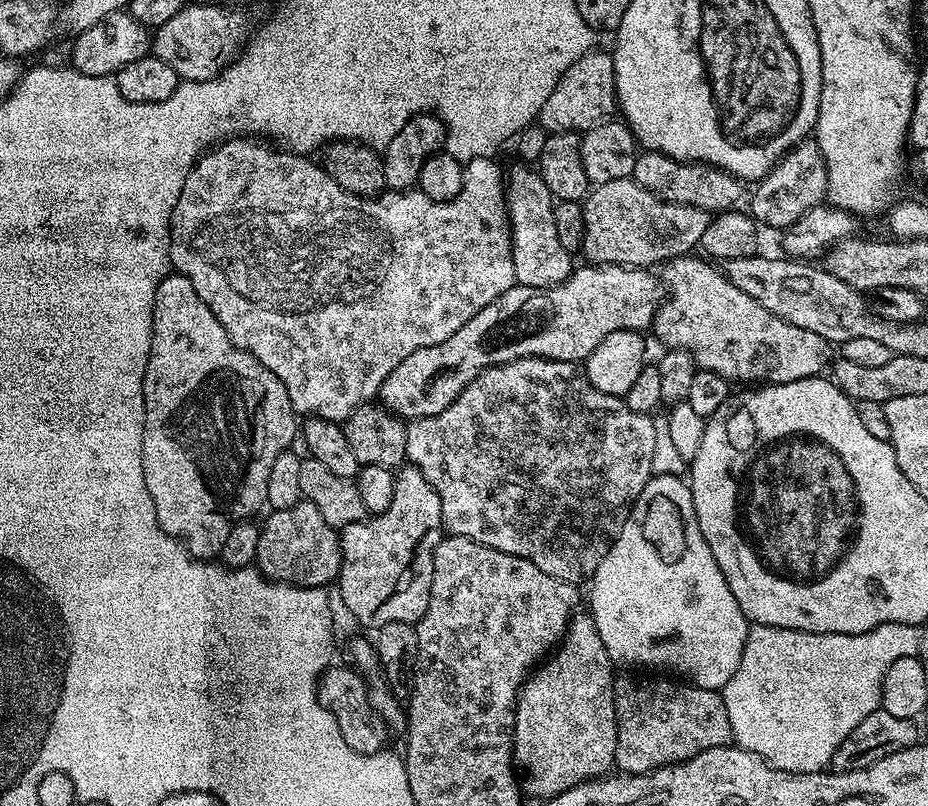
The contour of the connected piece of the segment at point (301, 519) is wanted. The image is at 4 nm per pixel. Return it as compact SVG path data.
M301 498L294 506L277 512L269 511L267 515L264 524L259 525L260 537L255 563L262 575L282 584L297 584L299 588L324 588L339 577L342 566L340 532L324 521L322 514L318 514L318 510L310 501Z

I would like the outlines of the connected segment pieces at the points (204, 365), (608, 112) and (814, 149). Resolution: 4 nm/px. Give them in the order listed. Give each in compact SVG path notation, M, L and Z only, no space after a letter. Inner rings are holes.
M169 274L165 276L164 281L156 288L154 294L154 310L152 311L152 345L150 346L150 358L146 366L146 374L144 375L144 433L142 434L142 474L146 478L146 490L152 499L154 506L154 514L158 518L158 526L167 536L172 536L180 541L193 556L197 558L216 558L219 557L222 550L222 542L226 542L226 534L230 534L232 525L237 518L252 518L252 515L266 504L266 482L270 479L270 469L274 467L274 458L278 458L278 454L289 451L293 447L292 439L298 436L298 413L292 409L290 402L290 394L286 394L286 386L282 386L282 382L270 370L266 370L266 366L262 366L262 362L258 362L258 358L254 358L250 352L244 352L238 346L234 346L234 342L226 334L226 330L222 326L222 322L218 322L218 318L214 318L214 314L210 310L210 306L206 306L206 302L202 302L202 298L198 298L198 290L194 290L194 286L190 286L190 278L179 274Z
M593 50L586 53L554 86L554 94L546 98L538 117L539 127L545 132L588 132L595 124L601 124L617 111L616 83L614 82L614 62L611 51Z
M815 139L801 140L770 171L760 179L751 189L752 208L750 215L757 225L765 229L789 228L802 214L811 208L821 207L828 194L828 179L826 178L826 162L822 158L822 150L817 146Z

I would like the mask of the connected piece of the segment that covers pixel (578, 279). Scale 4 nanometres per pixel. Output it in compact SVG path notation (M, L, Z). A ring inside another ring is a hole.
M597 264L595 266L577 267L571 276L567 276L560 284L549 288L535 288L517 284L515 288L506 290L486 310L474 314L462 330L450 334L446 342L438 346L426 346L422 350L414 350L406 362L398 362L397 368L390 373L390 378L382 382L379 403L395 416L405 421L420 420L423 416L437 416L470 386L472 379L482 374L487 368L493 368L506 362L514 362L531 356L545 356L548 360L571 360L583 362L588 359L594 346L606 338L606 334L614 334L616 330L634 330L643 333L651 329L652 319L662 303L662 284L656 280L647 268L624 268L620 264Z

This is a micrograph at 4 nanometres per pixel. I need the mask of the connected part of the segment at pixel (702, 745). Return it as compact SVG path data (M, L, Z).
M632 674L636 676L624 676L615 681L616 689L614 690L614 698L616 699L616 762L615 767L621 773L640 776L643 772L652 772L656 768L667 768L671 765L694 758L694 754L698 754L707 748L722 748L732 740L732 731L730 730L730 718L726 714L726 706L724 705L723 695L719 691L711 692L705 688L699 688L696 684L681 682L676 678L660 678L664 680L643 680L643 675Z

